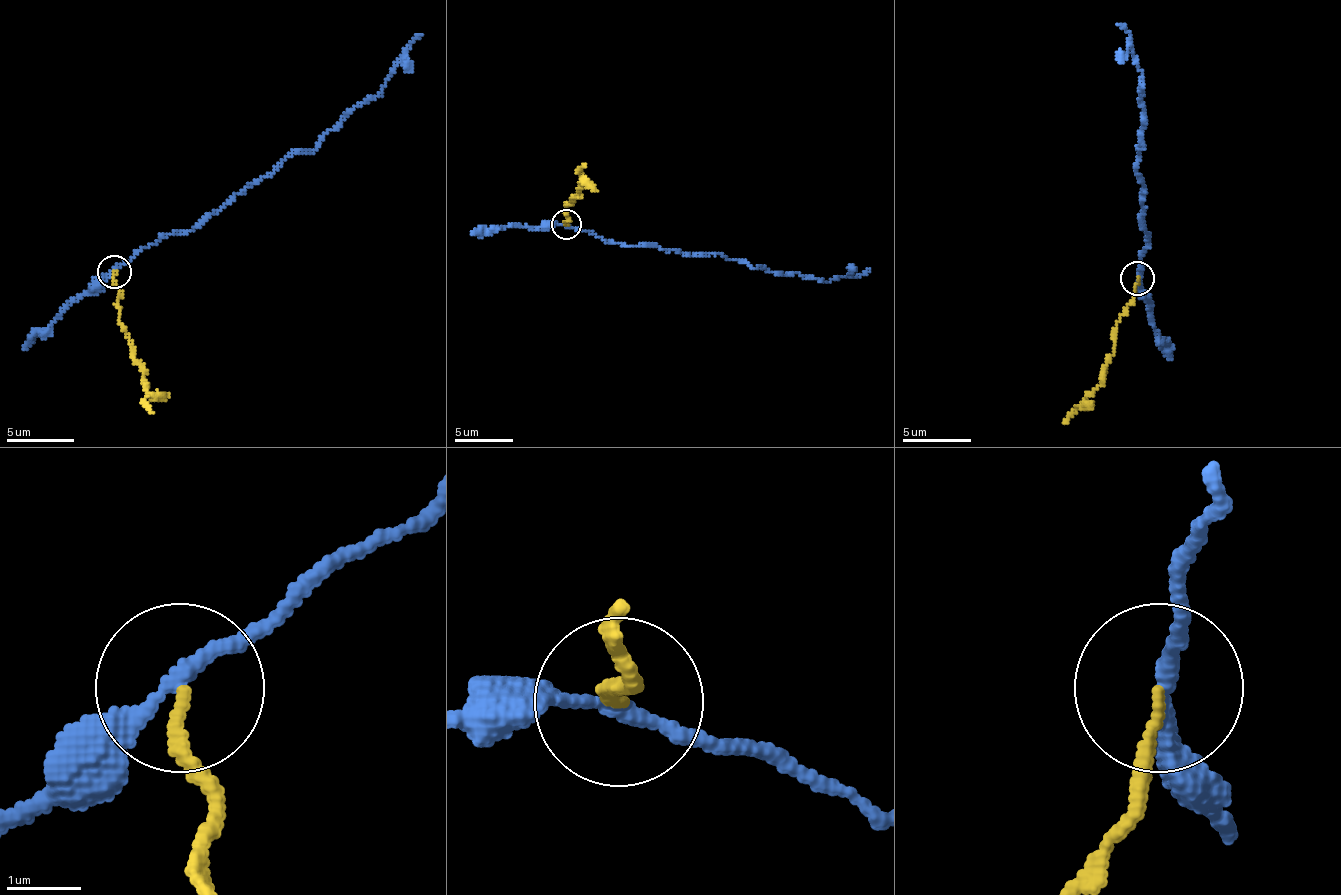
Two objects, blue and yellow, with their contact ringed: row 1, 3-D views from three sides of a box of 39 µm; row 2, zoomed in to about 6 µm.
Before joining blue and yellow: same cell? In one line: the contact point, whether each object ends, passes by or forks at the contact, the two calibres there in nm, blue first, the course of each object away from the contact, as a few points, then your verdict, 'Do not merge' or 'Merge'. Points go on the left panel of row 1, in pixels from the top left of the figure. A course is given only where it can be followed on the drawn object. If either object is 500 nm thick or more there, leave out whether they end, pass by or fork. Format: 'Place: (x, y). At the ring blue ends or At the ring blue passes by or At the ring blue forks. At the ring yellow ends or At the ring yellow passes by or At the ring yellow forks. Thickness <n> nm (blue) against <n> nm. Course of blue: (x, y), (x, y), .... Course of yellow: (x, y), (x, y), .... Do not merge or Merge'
Place: (114, 272). At the ring blue passes by. At the ring yellow ends. Thickness 190 nm (blue) against 140 nm. Course of blue: (113, 271), (163, 238), (194, 231), (277, 166), (314, 150), (386, 83), (410, 45), (422, 35). Course of yellow: (113, 271), (119, 294), (119, 324), (140, 370), (152, 412). Do not merge

